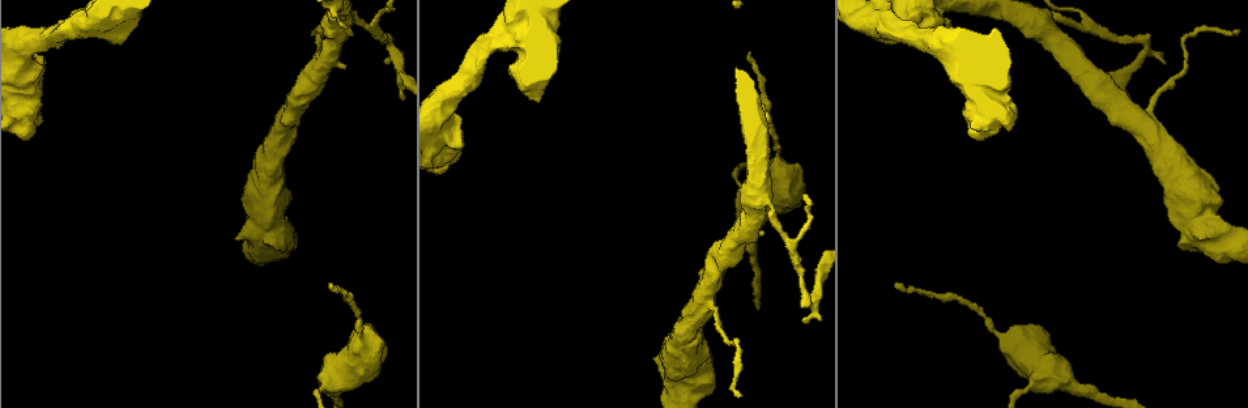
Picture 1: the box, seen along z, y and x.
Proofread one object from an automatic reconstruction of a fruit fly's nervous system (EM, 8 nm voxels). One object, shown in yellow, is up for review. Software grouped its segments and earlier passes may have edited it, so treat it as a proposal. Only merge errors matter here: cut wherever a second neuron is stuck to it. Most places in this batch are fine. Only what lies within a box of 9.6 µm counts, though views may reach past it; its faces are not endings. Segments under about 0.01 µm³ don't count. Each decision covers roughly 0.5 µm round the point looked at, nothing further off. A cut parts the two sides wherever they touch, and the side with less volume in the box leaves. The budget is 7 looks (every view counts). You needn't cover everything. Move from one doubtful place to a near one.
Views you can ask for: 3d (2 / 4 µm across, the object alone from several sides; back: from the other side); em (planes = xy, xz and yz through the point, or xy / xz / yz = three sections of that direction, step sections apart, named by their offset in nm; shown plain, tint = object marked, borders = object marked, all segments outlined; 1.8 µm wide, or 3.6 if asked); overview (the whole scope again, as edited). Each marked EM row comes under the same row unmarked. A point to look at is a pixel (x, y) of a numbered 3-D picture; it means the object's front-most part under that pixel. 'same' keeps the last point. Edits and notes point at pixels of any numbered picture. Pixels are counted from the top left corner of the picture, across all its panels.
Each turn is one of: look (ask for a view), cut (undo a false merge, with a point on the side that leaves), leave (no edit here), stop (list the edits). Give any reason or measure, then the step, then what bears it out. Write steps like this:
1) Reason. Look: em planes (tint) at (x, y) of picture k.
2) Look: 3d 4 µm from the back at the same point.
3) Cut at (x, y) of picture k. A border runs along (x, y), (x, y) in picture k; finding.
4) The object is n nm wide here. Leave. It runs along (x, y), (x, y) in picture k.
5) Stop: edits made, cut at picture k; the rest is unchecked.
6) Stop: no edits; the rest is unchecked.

Look: 3d 2 µm at (390, 45) of picture 1.

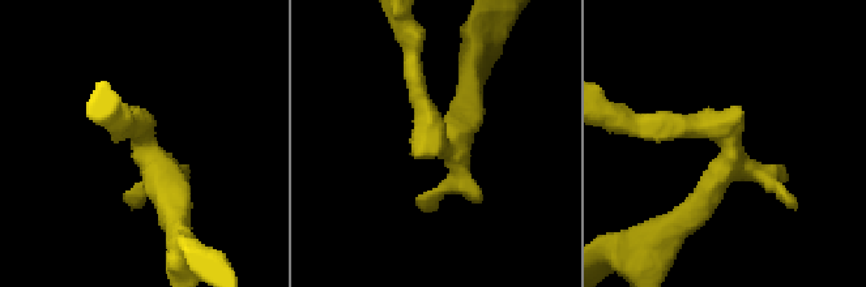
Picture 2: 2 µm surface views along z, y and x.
Now the EM. Look: em yz step 8 (tint) at (733, 148) of picture 2.

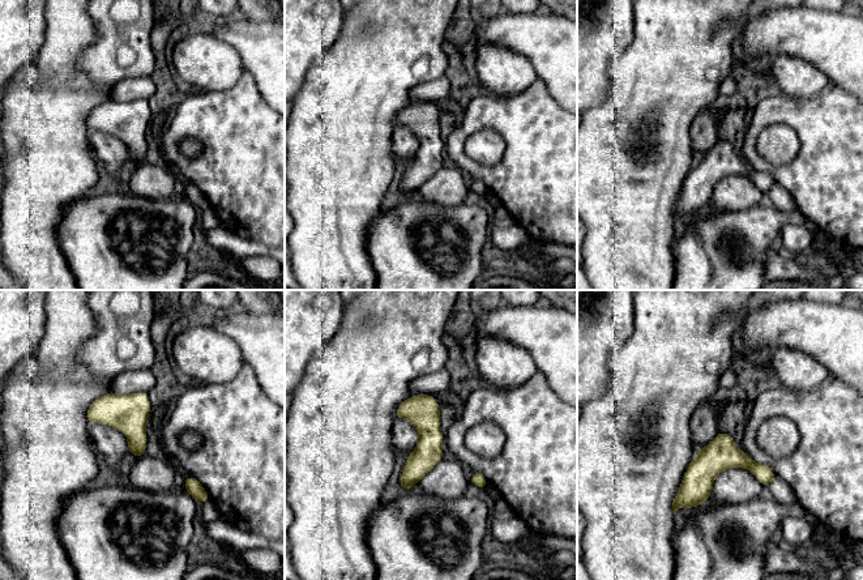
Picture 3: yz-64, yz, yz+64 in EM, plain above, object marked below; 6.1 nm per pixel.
Look: em planes (tint) at the same point.

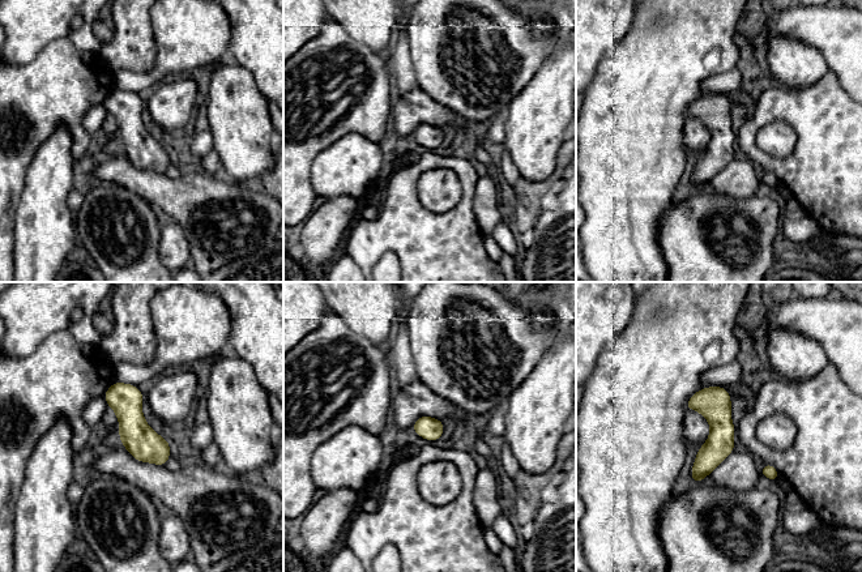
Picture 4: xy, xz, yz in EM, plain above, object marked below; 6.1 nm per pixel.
The object is 140 nm wide here. Leave. It runs along (721, 389), (720, 444), (695, 479) in picture 4; all the same neuron.

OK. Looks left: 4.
Abrupt turn. Look: 3d 2 µm at (319, 37) of picture 1.

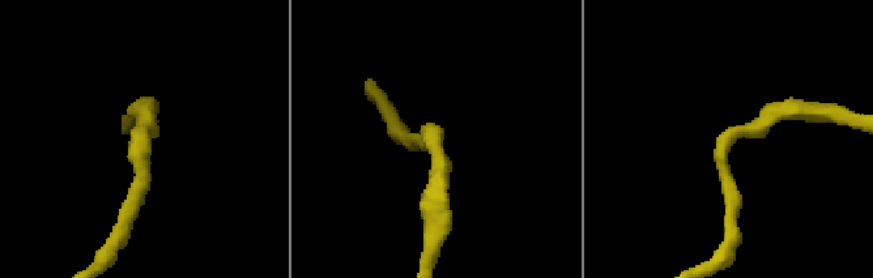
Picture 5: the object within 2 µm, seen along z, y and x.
Look: em 3.6 µm xz step 4 (tint) at (143, 140) of picture 5.

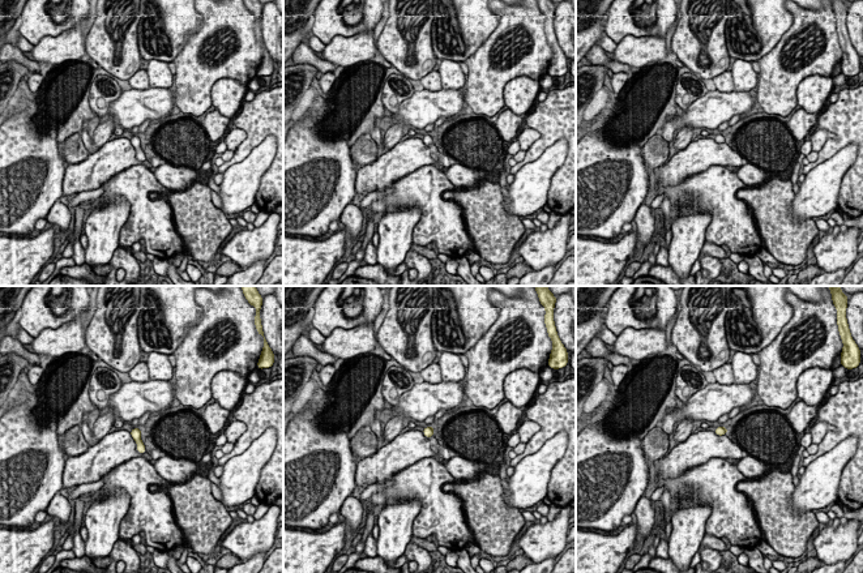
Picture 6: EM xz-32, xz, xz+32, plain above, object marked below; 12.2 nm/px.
Another direction. Look: em 3.6 µm planes (borders) at the same point.

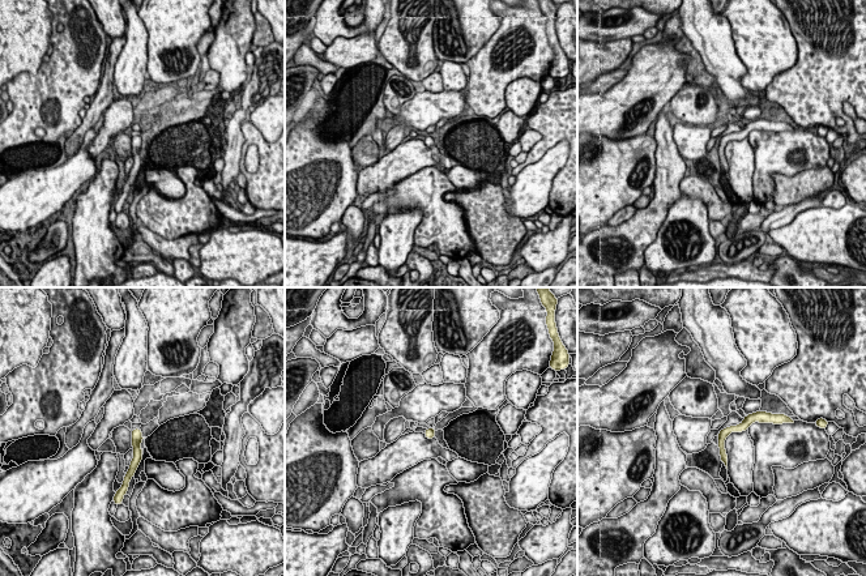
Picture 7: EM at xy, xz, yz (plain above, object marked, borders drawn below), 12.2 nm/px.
Leave. It runs along (756, 416), (722, 436), (724, 460) in picture 7; all the same neuron.

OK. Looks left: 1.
Thick turns thin. Look: em 3.6 µm planes (borders) at (362, 336) of picture 1.

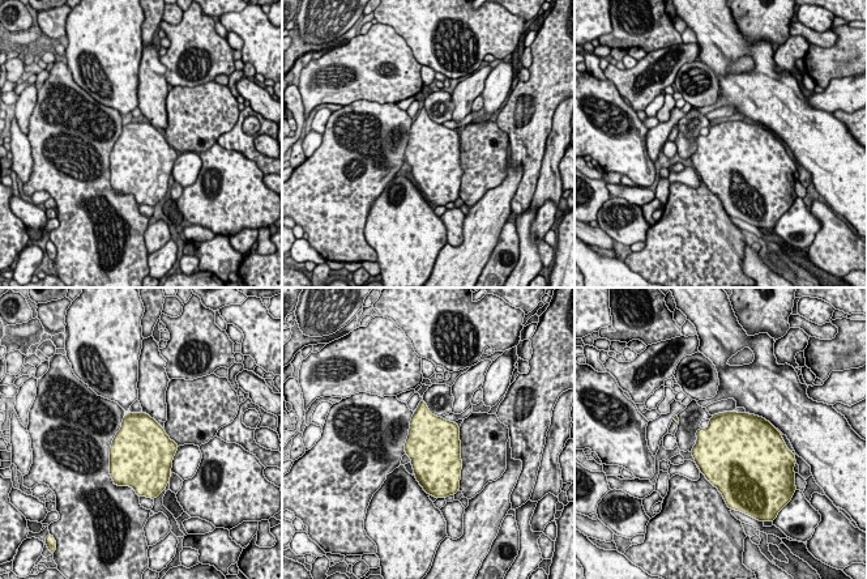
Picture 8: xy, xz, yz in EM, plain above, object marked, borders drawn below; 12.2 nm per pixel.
The object is 650 nm wide here. Leave. Continuous, no second neuron.

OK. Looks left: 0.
Stop: no edits; the rest is unchecked.

